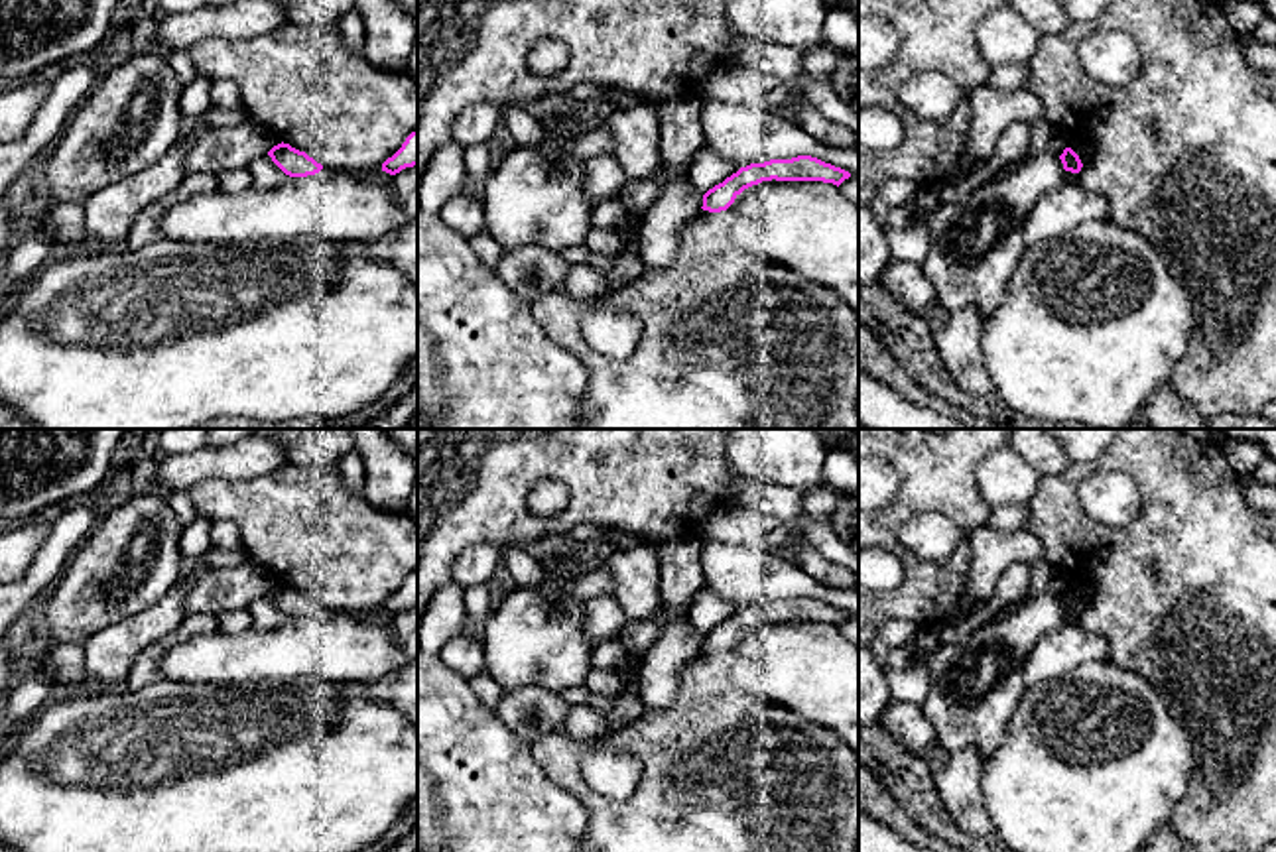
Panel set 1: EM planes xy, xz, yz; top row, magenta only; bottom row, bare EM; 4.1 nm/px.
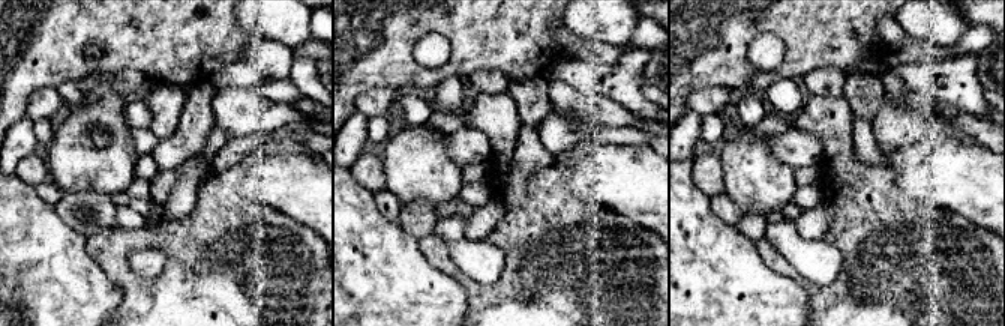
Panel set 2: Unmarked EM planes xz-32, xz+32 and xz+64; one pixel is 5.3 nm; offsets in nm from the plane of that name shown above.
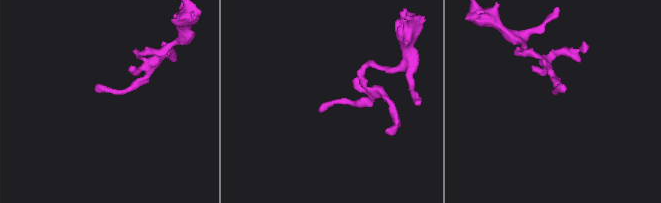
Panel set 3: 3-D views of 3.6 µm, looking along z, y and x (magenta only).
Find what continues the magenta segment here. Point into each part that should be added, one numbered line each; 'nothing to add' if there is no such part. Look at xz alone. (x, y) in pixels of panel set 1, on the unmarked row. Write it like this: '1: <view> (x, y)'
nothing to add

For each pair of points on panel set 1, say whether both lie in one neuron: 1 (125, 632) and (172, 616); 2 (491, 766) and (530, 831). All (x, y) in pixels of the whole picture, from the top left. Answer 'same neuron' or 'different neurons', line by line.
1: same neuron
2: same neuron

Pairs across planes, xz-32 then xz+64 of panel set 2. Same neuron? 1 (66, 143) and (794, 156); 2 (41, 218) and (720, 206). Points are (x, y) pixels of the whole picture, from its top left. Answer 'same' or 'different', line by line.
1: different
2: different

